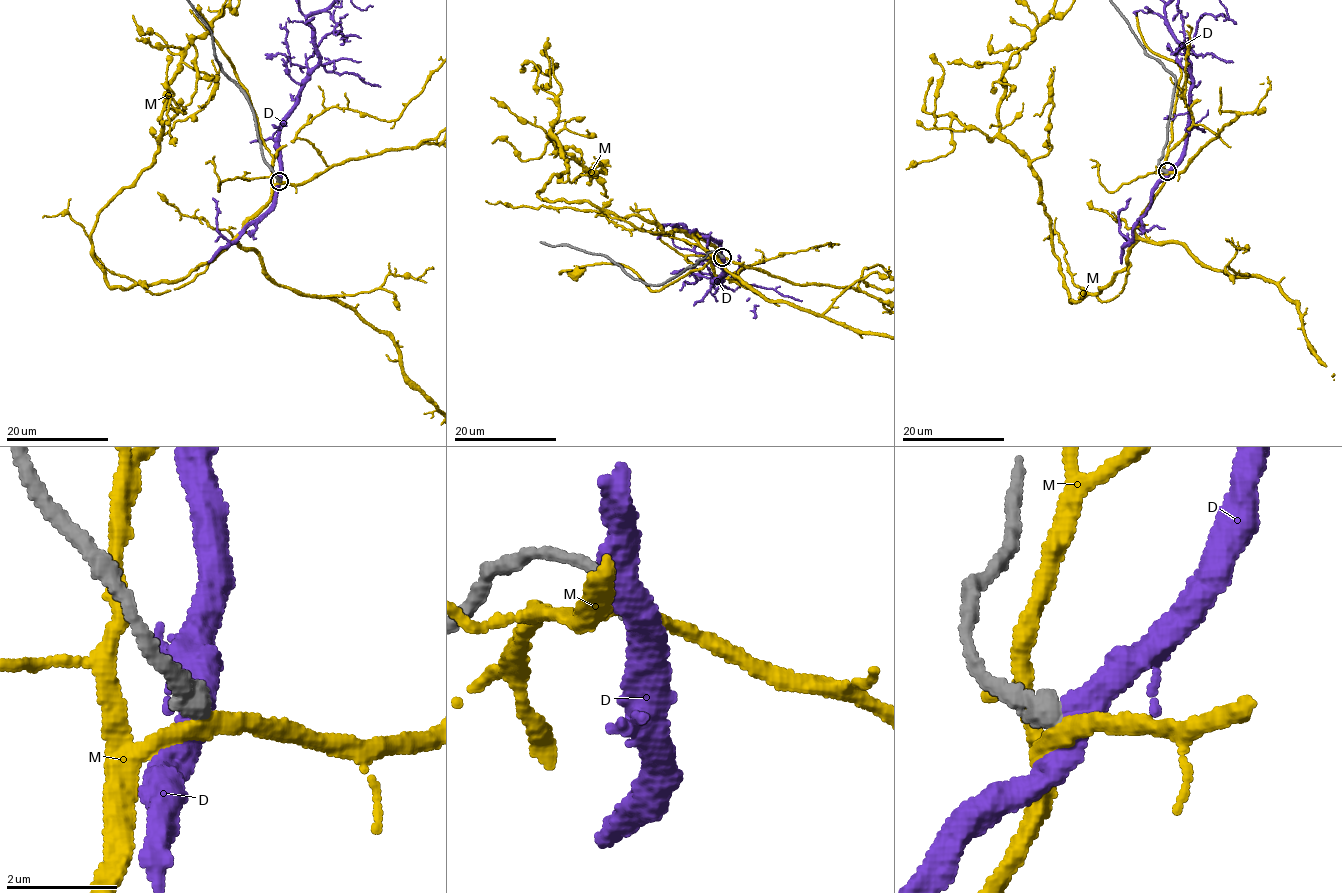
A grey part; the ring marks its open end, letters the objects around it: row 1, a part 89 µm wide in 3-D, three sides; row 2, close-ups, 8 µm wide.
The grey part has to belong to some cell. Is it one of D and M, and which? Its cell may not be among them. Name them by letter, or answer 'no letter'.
D

